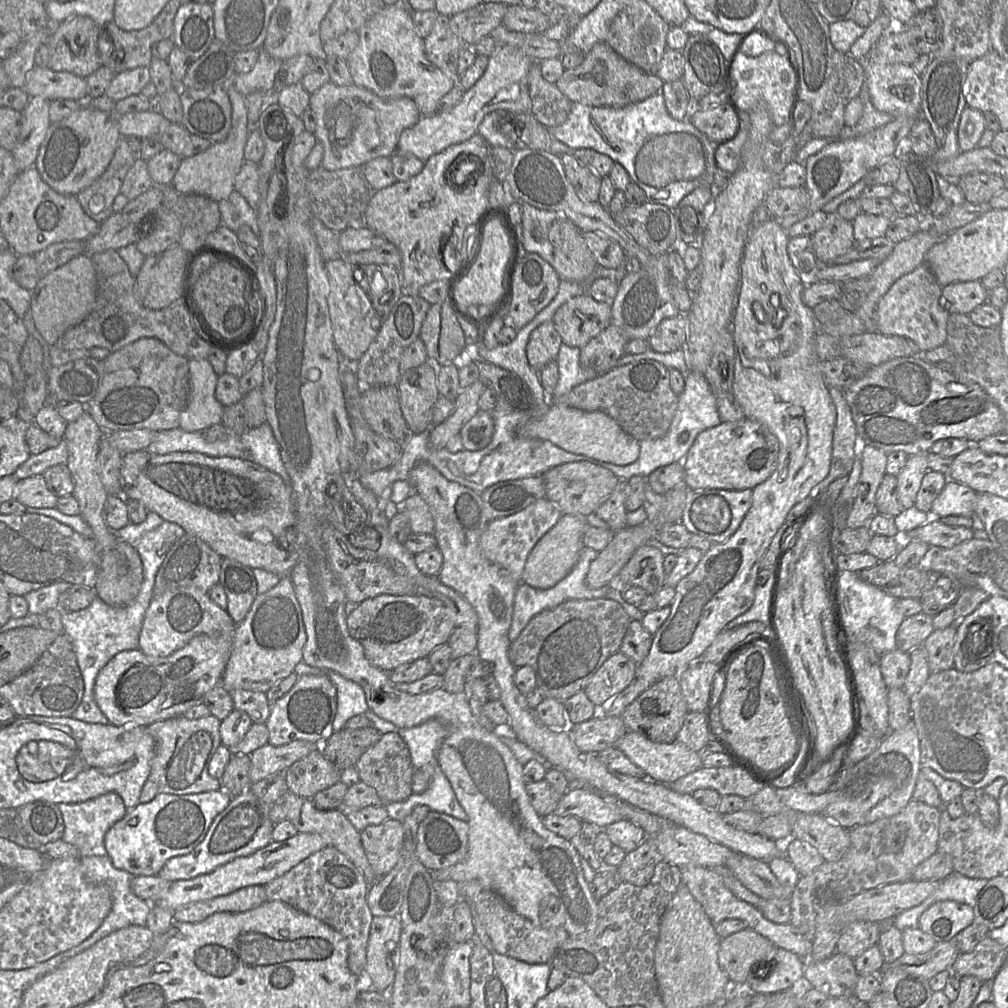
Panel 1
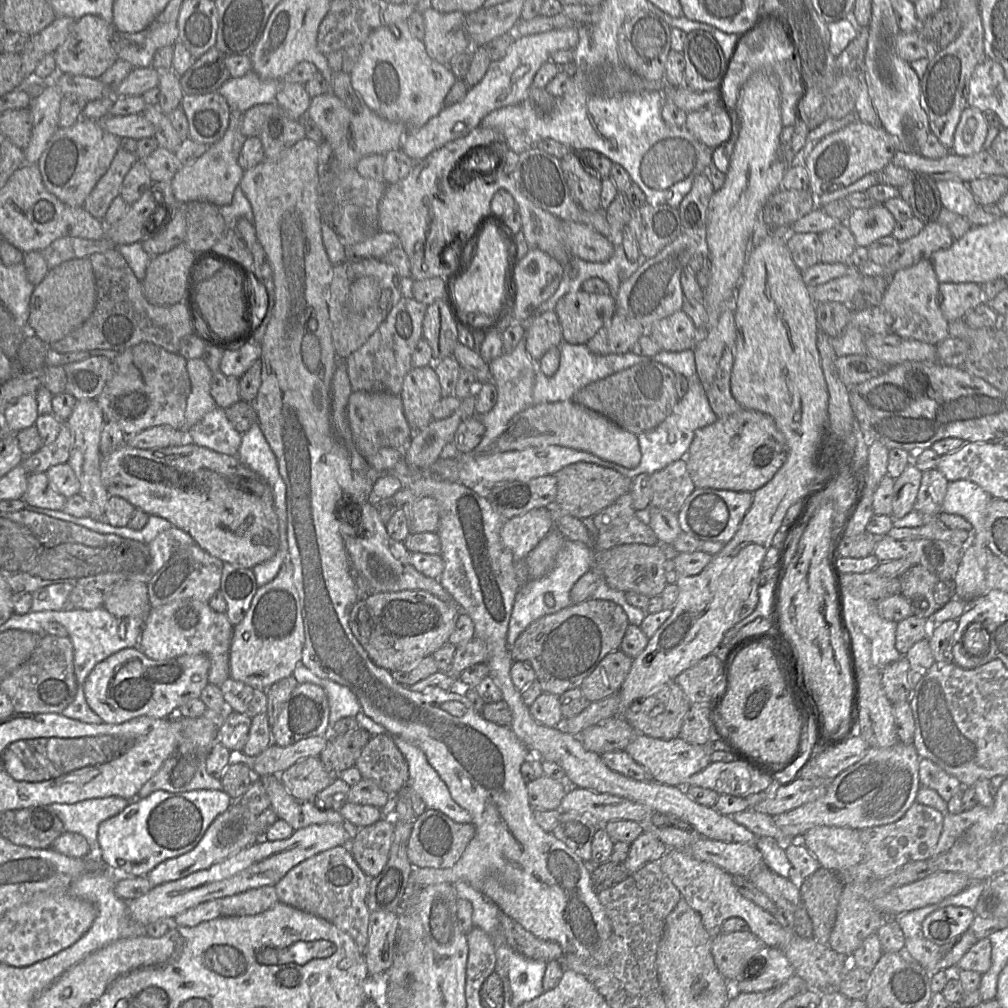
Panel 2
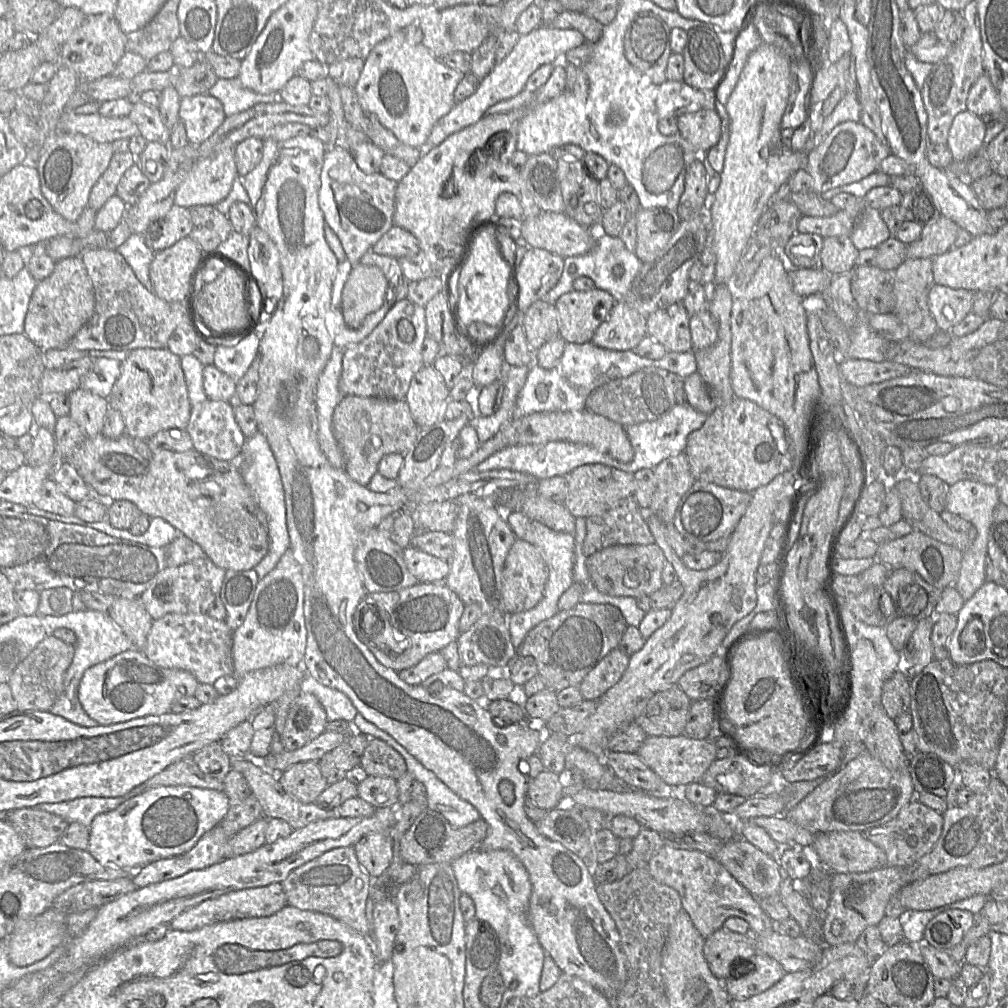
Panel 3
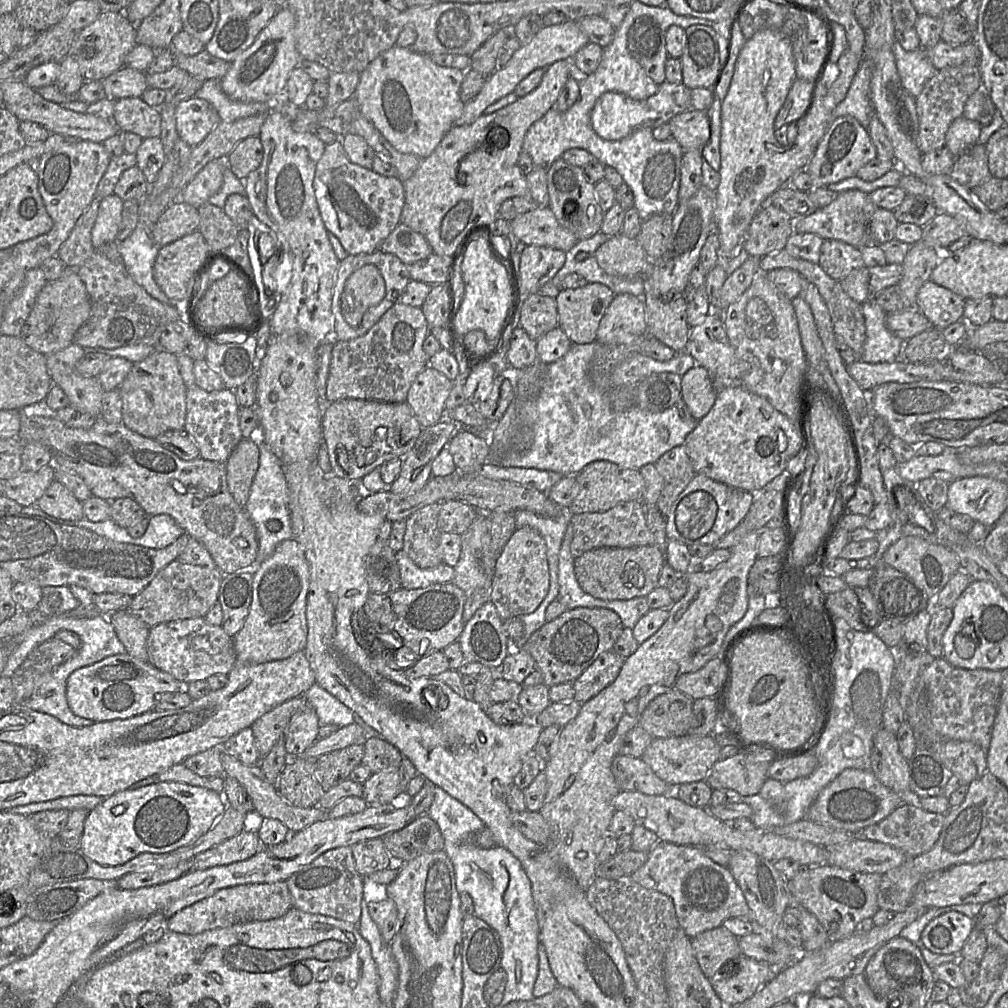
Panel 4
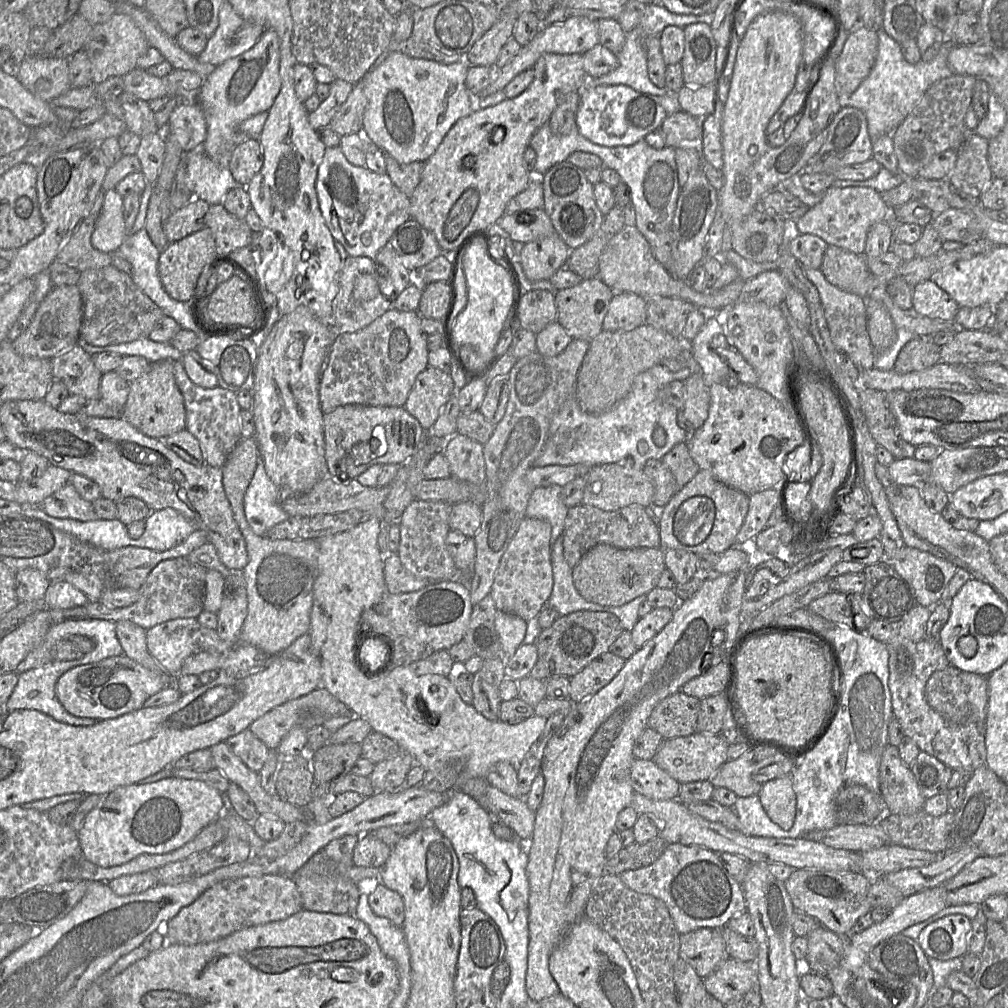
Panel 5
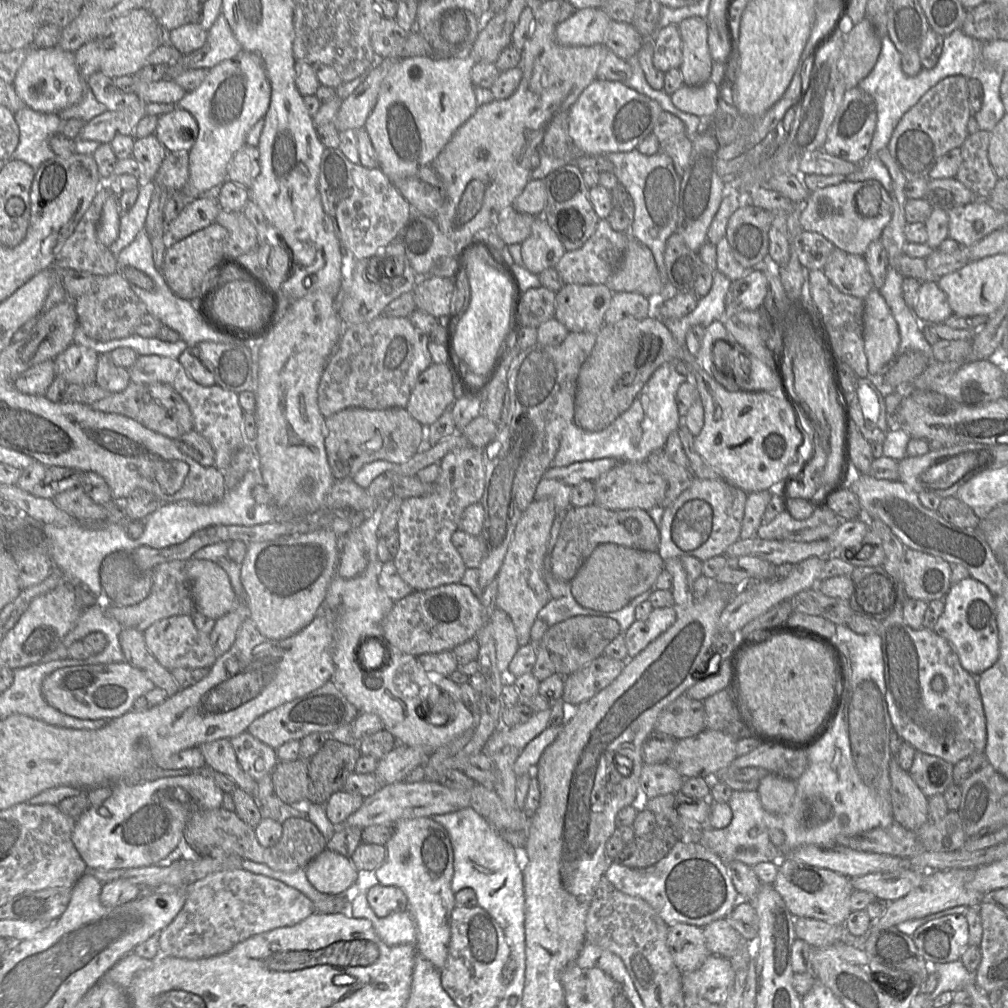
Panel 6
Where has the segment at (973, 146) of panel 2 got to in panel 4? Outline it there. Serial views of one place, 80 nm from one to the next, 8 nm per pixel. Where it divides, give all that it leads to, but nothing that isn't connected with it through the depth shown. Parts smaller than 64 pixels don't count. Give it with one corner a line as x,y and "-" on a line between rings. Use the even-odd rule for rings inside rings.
964,116
955,119
948,128
945,147
956,158
978,142
982,125
978,120
969,120

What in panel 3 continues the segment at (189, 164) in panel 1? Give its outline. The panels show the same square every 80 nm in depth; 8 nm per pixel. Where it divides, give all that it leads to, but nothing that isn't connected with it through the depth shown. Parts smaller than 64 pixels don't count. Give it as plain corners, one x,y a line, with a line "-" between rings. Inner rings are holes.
235,147
196,161
186,179
176,191
174,204
192,208
200,205
216,206
224,200
238,177

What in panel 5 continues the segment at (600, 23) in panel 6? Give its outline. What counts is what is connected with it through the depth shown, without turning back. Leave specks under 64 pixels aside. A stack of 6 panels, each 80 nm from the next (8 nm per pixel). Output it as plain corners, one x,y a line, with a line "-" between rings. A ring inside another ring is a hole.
569,15
562,23
544,26
527,45
521,48
520,52
510,63
502,69
495,71
491,83
481,92
481,96
502,91
515,76
527,69
532,69
536,61
544,54
584,54
598,44
600,44
598,20
583,16

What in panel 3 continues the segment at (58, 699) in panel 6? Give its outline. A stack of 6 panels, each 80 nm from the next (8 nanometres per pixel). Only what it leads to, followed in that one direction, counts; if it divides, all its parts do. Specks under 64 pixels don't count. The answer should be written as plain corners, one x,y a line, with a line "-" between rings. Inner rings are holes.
131,648
88,668
81,678
78,698
85,712
100,725
110,725
148,715
162,715
171,710
173,702
194,696
199,681
186,670
164,668
149,660
142,651

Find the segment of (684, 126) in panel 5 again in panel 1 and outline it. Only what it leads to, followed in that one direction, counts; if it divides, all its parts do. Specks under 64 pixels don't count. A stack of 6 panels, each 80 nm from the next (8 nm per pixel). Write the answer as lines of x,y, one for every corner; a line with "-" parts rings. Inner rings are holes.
731,102
707,109
691,109
690,122
708,139
722,144
734,138
739,130
739,117

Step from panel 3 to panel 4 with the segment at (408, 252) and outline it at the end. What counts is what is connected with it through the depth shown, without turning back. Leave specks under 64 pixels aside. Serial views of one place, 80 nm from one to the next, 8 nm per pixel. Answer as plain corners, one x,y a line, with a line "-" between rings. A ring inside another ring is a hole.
402,223
383,240
378,250
394,254
406,265
427,258
433,253
422,234

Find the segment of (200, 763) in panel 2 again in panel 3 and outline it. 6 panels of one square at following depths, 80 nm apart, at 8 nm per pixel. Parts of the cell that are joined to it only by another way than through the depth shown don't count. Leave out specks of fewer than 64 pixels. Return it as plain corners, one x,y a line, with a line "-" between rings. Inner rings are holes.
193,756
186,757
169,765
152,778
145,781
144,785
133,788
123,796
130,799
150,788
159,786
193,786
224,791
223,781
204,774
192,757

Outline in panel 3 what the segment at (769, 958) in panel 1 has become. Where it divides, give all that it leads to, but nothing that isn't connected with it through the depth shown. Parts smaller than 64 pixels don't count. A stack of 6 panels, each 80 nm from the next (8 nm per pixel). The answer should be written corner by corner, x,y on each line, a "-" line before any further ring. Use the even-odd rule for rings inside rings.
722,927
714,932
710,937
705,939
703,946
704,957
710,967
713,975
719,980
731,978
732,964
739,960
735,967
735,975
732,977
737,979
746,975
743,969
739,972
742,963
750,964
747,959
757,953
755,936
750,934
739,934

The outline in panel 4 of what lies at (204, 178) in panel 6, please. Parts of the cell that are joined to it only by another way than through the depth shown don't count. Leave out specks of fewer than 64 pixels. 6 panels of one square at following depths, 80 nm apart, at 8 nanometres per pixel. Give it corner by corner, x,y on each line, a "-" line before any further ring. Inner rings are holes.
285,6
260,32
251,47
241,53
219,80
221,89
230,98
242,102
273,103
283,95
288,78
301,58
295,46
295,17

